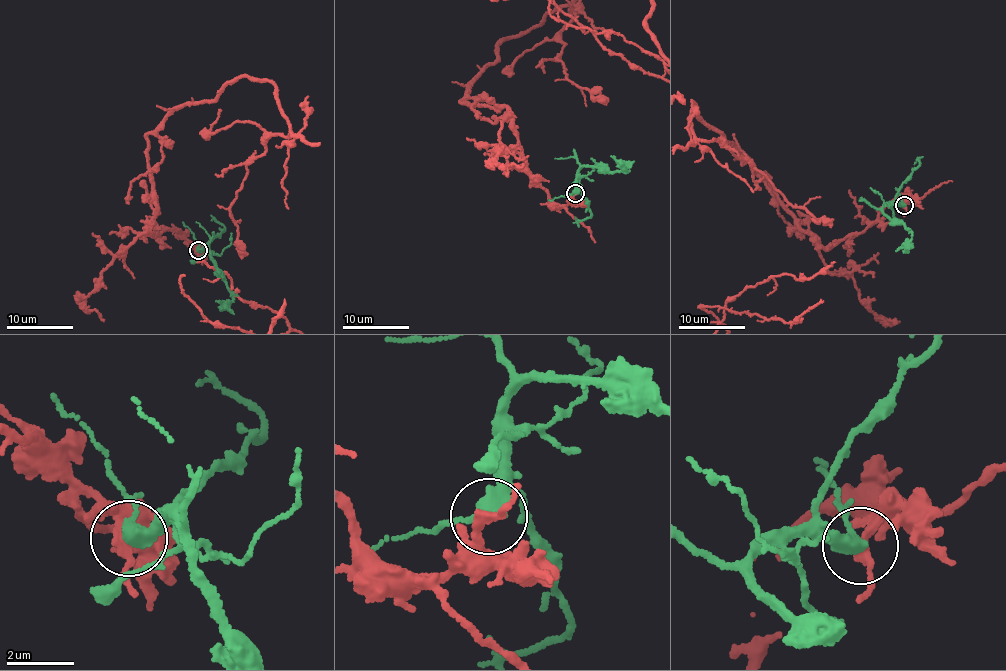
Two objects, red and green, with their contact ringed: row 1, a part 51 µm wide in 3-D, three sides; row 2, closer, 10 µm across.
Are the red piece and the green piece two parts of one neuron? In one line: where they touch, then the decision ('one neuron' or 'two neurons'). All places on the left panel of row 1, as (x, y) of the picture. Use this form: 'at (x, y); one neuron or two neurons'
at (198, 250); two neurons

